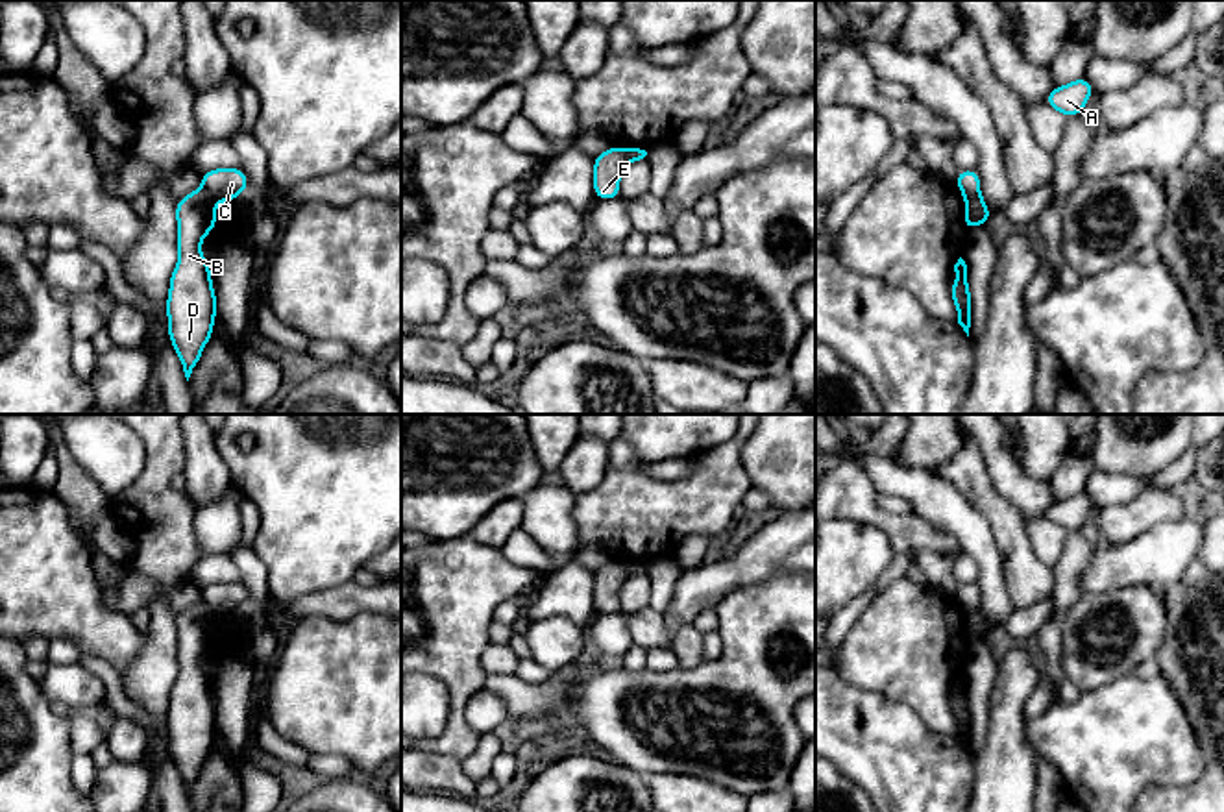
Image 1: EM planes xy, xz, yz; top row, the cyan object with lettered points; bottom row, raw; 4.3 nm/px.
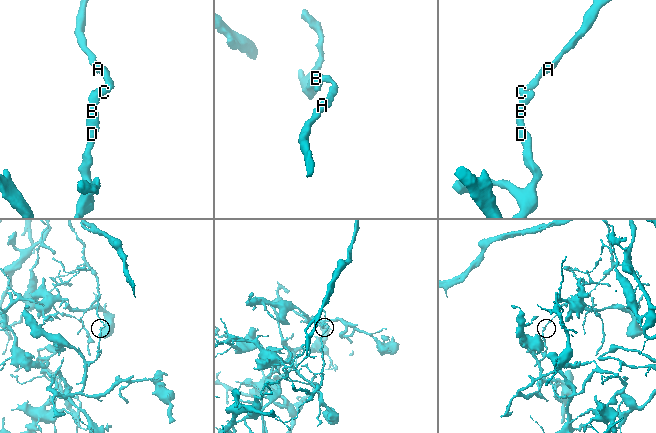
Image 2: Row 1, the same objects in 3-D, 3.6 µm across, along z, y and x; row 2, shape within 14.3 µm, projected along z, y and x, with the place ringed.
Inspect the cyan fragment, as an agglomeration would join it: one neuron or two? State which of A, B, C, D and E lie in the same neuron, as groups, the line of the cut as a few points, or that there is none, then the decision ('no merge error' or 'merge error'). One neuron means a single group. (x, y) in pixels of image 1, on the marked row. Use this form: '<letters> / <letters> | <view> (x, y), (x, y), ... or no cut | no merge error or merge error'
A C / B D E | xy (204, 185), (217, 200) | merge error

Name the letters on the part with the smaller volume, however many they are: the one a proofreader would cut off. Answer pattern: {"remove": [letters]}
{"remove": ["A", "C"]}

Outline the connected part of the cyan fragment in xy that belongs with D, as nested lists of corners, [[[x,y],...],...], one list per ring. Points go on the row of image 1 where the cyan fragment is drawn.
[[[205,187],[176,202],[179,259],[170,276],[166,314],[168,337],[187,381],[213,337],[216,316],[211,266],[200,252],[203,237],[218,226],[214,205]]]

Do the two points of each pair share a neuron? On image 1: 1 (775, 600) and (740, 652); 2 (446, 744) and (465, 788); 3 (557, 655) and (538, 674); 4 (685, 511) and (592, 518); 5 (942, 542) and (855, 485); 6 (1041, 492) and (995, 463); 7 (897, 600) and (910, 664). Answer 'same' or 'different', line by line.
1: same
2: different
3: different
4: same
5: same
6: same
7: same

